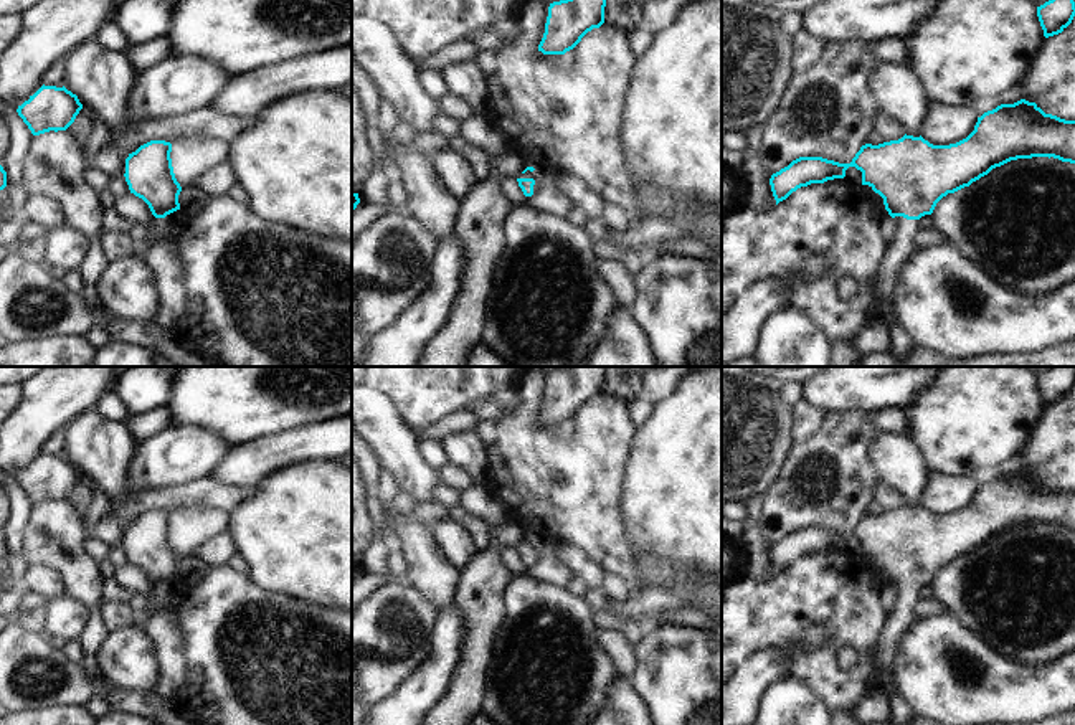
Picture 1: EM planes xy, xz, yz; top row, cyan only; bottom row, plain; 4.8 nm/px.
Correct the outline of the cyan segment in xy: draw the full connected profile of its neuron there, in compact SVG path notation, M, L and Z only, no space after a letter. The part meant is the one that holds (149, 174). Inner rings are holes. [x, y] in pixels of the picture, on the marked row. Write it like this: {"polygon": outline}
{"polygon": "M150 140L125 159L125 182L130 193L142 198L152 215L145 253L162 291L162 310L155 320L165 330L178 329L188 306L188 272L182 249L167 228L165 216L180 210L180 183L172 167L172 144Z"}

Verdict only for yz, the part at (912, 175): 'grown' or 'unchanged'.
grown

